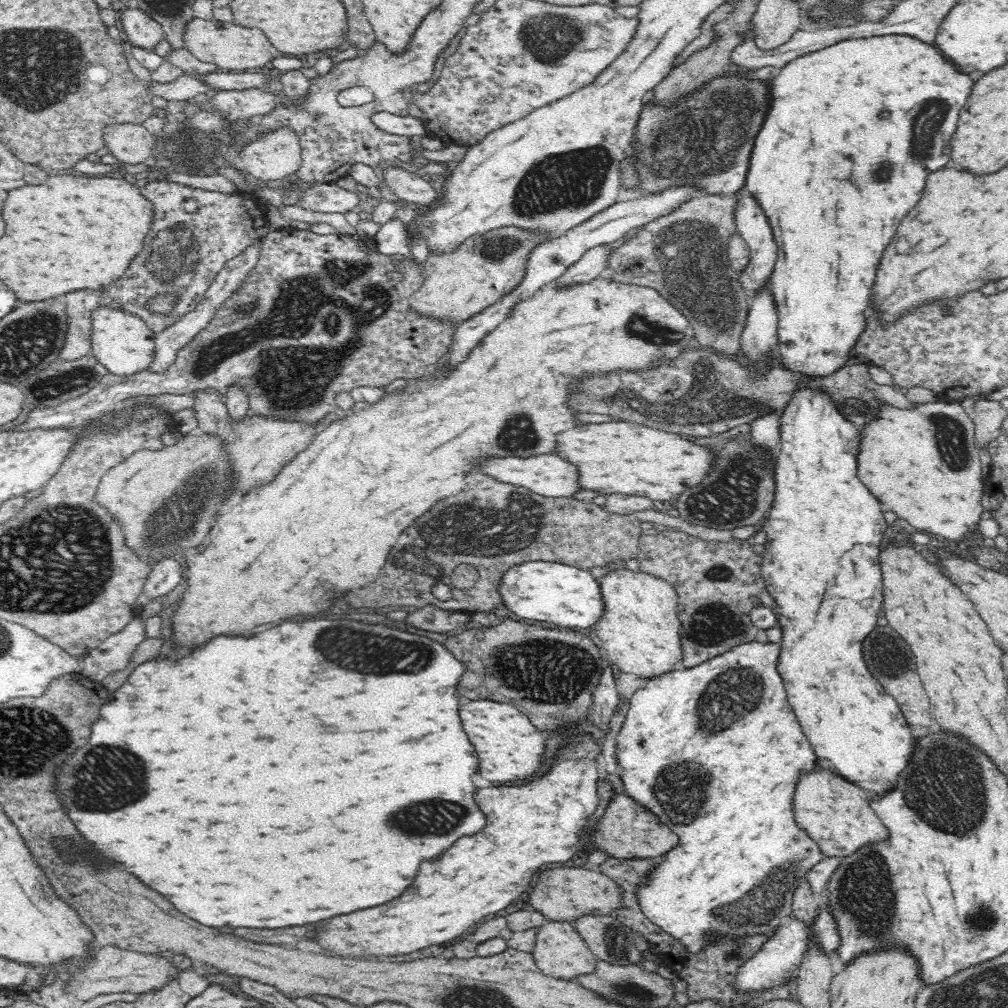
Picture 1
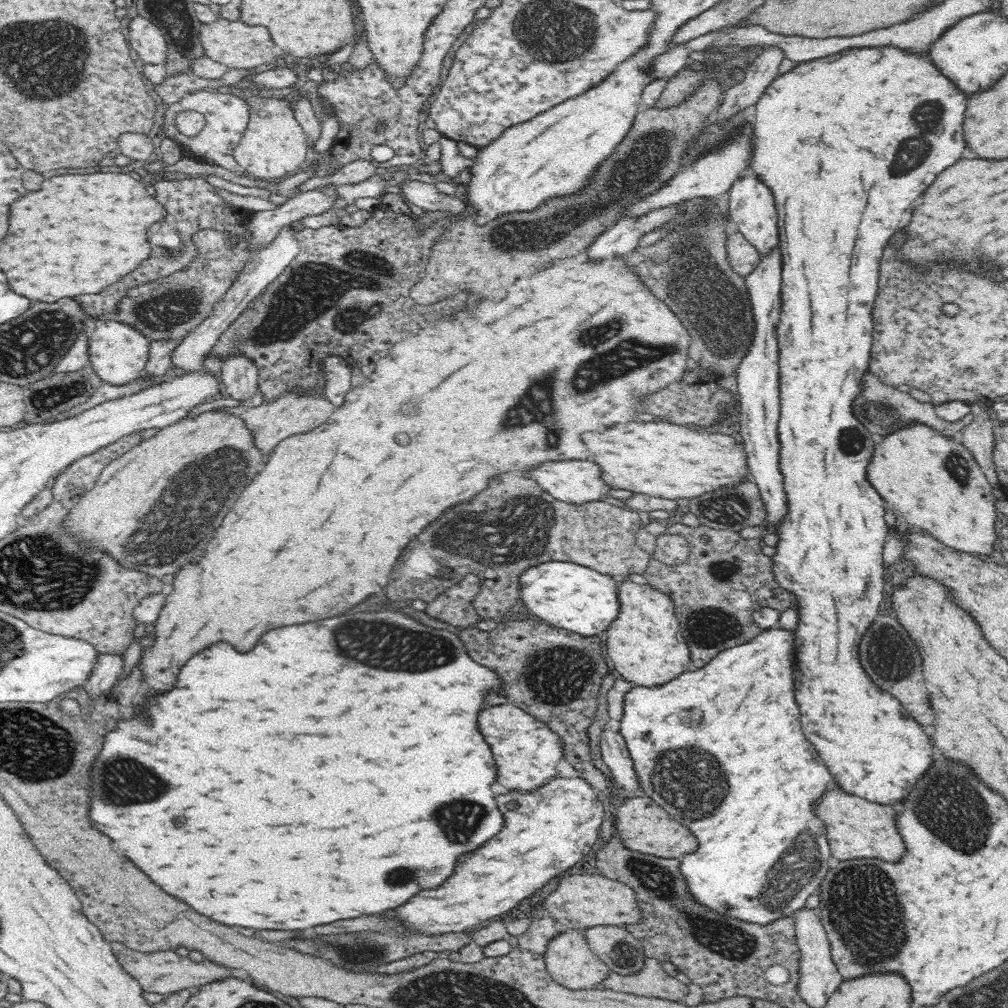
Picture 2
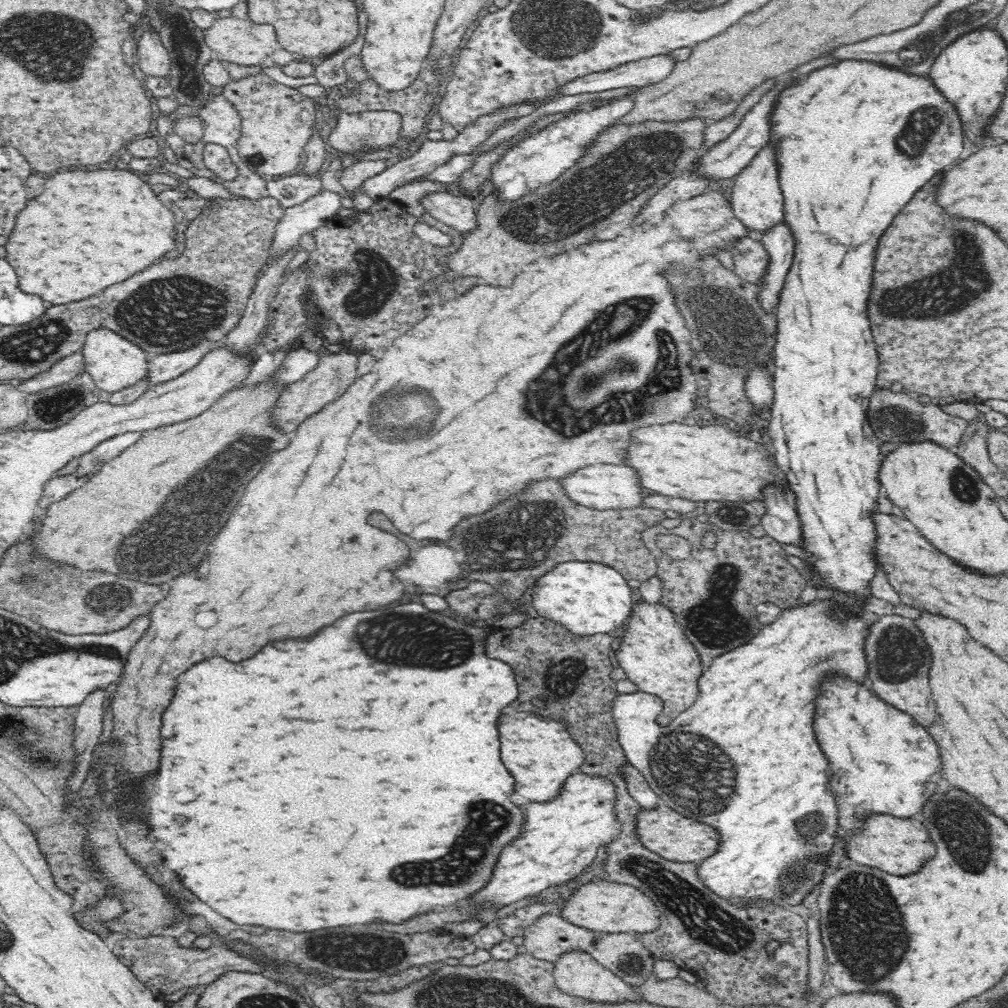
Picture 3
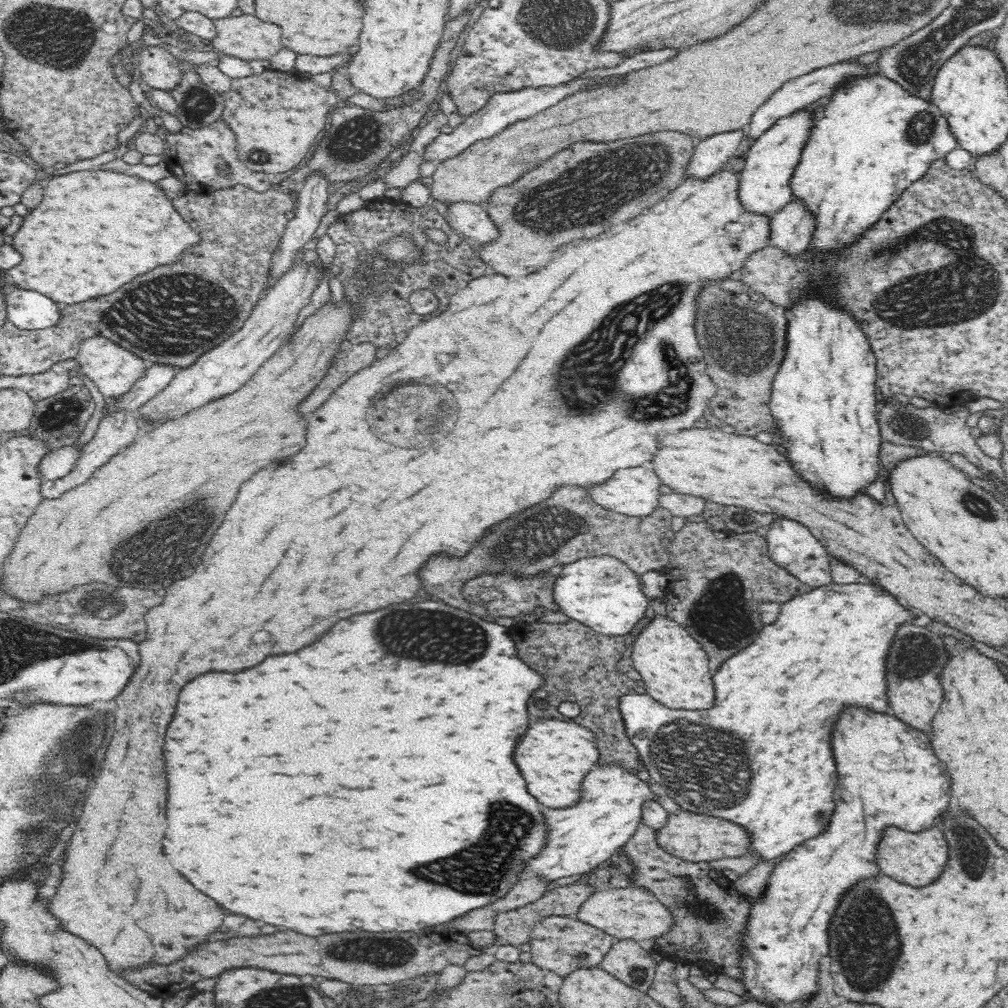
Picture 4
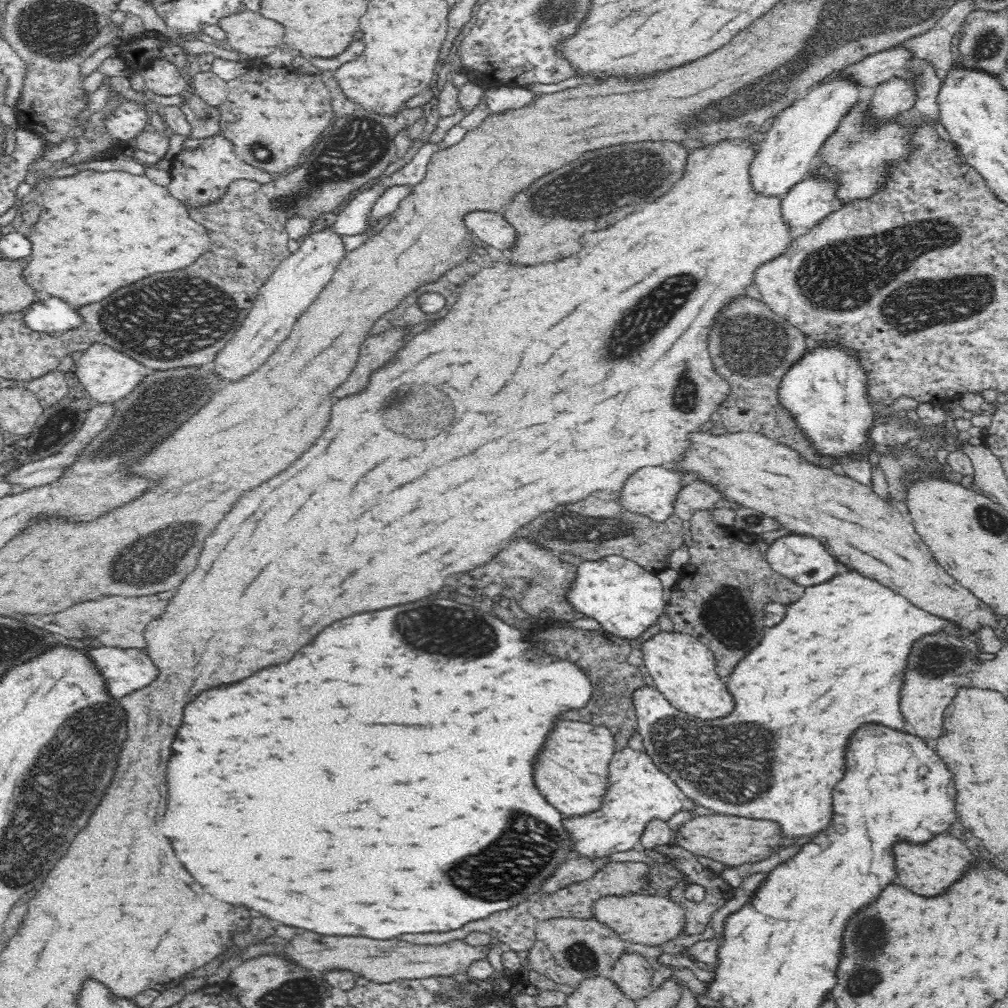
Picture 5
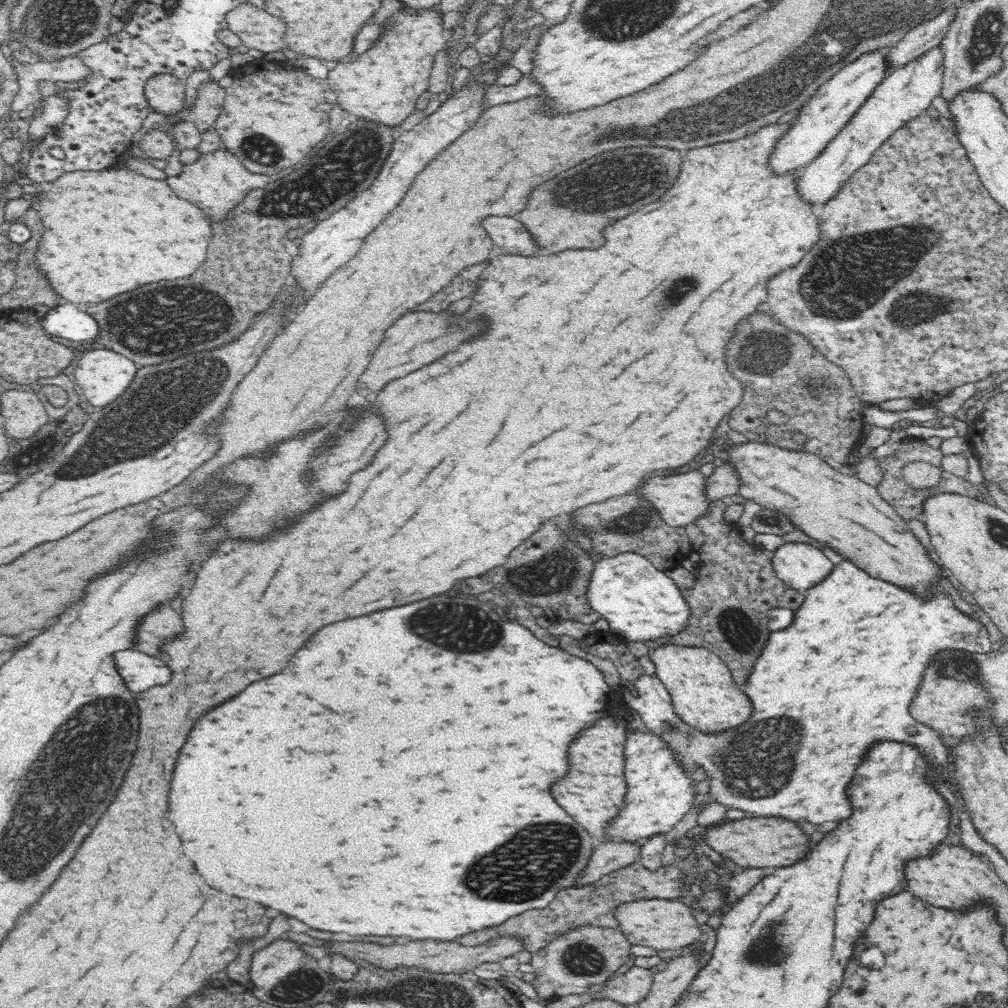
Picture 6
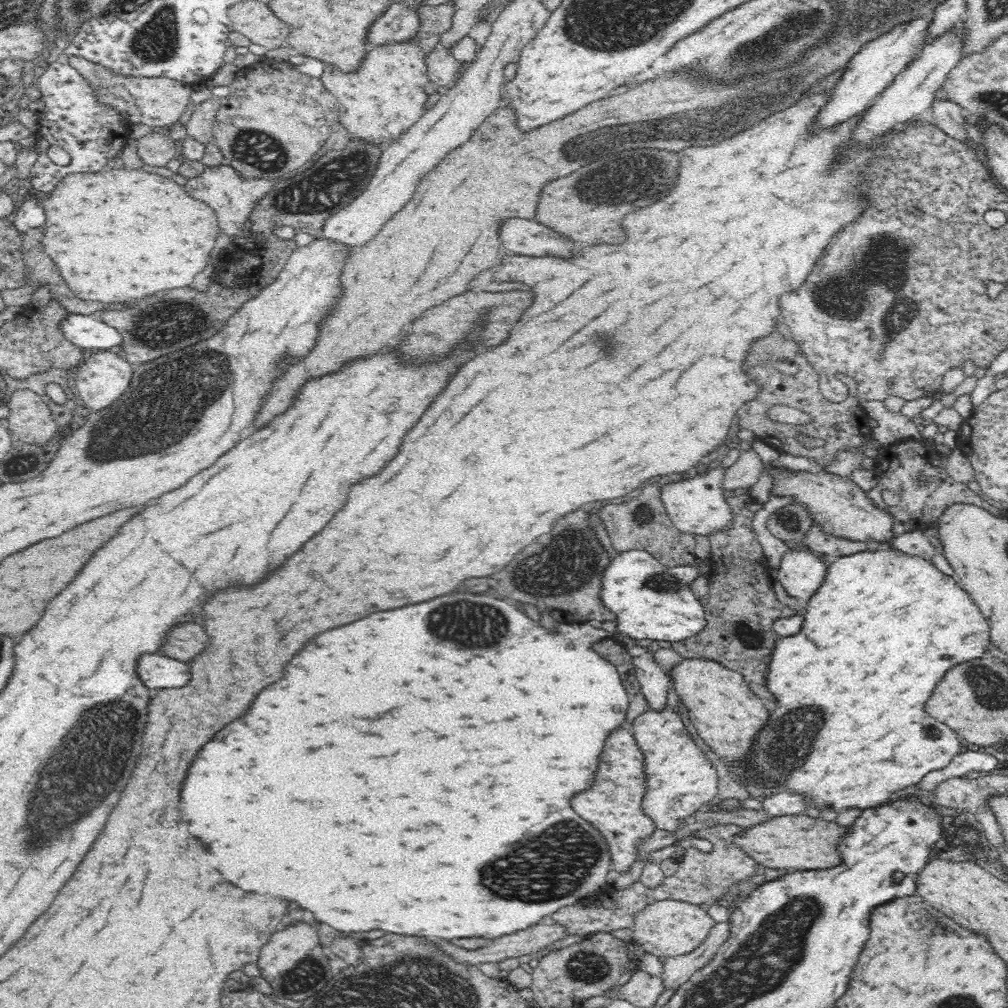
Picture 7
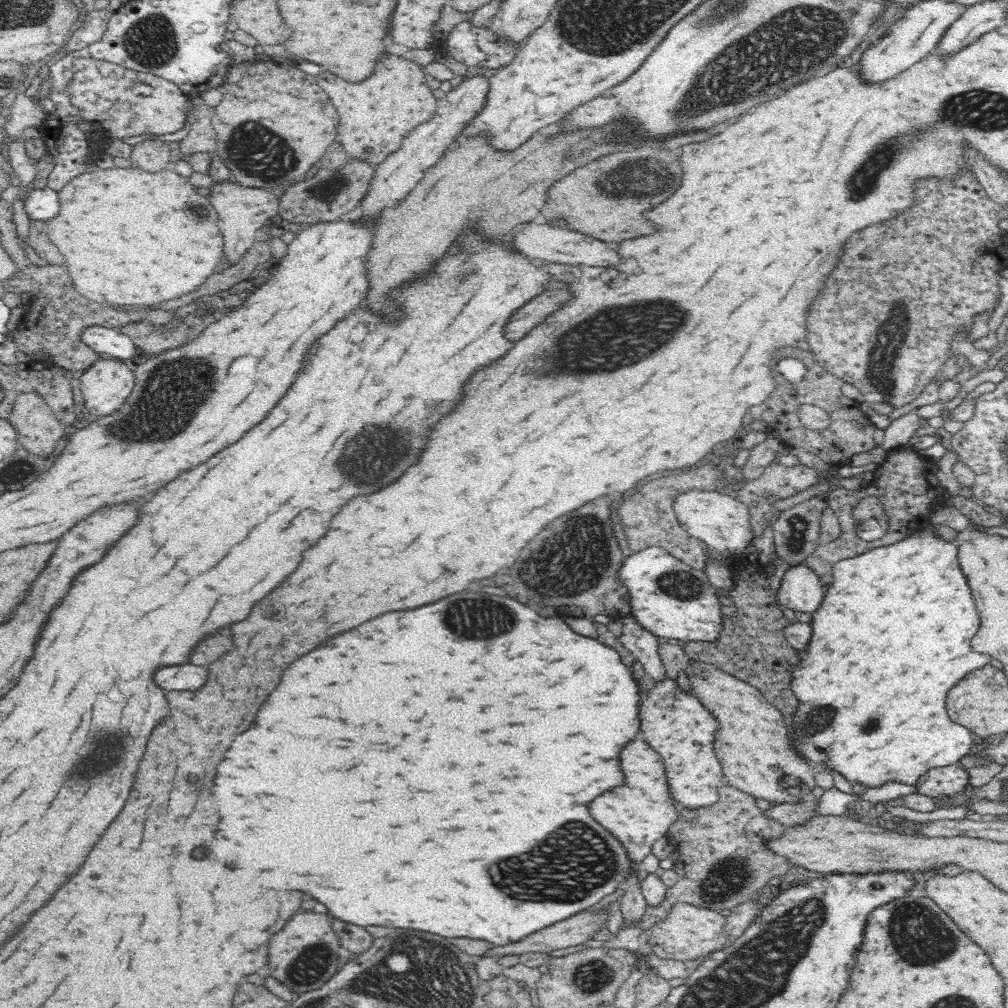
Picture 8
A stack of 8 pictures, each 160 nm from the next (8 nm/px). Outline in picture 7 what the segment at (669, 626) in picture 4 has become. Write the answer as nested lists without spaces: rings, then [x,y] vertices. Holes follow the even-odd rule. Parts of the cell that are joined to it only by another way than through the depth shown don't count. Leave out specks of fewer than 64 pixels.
[[[684,659],[682,664],[674,666],[668,674],[672,678],[671,682],[674,682],[679,699],[688,709],[689,719],[699,737],[726,764],[736,783],[744,788],[753,783],[760,786],[760,782],[768,782],[770,785],[771,779],[755,765],[754,740],[768,724],[771,706],[752,691],[752,687],[740,673],[719,662]]]

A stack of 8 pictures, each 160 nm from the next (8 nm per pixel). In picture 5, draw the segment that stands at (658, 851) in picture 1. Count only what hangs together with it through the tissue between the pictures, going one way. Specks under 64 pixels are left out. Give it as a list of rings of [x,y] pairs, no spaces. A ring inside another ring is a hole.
[[[714,814],[688,820],[676,830],[671,844],[684,847],[694,855],[705,856],[741,869],[774,856],[786,840],[782,829],[778,822]]]

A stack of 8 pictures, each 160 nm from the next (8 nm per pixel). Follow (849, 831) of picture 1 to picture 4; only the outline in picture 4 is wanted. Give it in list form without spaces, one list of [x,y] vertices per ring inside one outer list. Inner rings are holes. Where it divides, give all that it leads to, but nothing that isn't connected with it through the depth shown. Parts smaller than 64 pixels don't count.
[[[892,827],[884,833],[878,851],[879,857],[876,861],[880,862],[884,876],[896,878],[898,882],[904,882],[912,888],[924,888],[936,882],[950,860],[950,844],[946,842],[944,832],[938,828],[914,834]]]

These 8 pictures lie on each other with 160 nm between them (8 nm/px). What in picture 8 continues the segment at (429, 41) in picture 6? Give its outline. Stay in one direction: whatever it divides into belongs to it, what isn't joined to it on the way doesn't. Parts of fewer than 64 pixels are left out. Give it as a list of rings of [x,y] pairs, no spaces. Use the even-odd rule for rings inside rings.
[[[399,53],[388,54],[392,54],[392,58],[387,56],[368,82],[348,84],[330,72],[314,78],[330,96],[332,104],[340,114],[336,142],[348,154],[348,158],[366,164],[382,164],[388,158],[386,154],[400,150],[402,140],[416,126],[432,120],[436,114],[438,99],[434,97],[430,86],[426,85],[423,67],[400,57]]]

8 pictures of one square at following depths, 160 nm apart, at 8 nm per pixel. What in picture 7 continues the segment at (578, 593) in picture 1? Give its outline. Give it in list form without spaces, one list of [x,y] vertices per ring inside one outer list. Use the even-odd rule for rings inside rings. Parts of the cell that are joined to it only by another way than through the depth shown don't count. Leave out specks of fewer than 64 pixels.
[[[633,549],[618,554],[610,562],[610,566],[604,573],[602,580],[602,601],[606,603],[606,608],[616,613],[616,631],[622,635],[642,640],[668,640],[671,643],[680,642],[688,638],[695,637],[706,628],[706,609],[700,597],[692,592],[692,584],[698,578],[698,560],[690,565],[678,565],[675,567],[664,566],[658,562],[650,552],[646,550]]]

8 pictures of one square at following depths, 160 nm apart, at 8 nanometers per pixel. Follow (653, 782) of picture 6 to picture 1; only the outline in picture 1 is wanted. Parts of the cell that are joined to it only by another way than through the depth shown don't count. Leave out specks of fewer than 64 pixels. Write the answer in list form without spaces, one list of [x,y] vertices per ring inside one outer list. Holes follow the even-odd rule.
[[[583,732],[572,734],[568,742],[556,752],[556,758],[550,770],[538,780],[524,786],[500,786],[500,788],[482,788],[476,794],[482,810],[488,814],[488,830],[478,834],[476,838],[464,838],[440,858],[440,862],[428,862],[428,866],[420,866],[420,874],[414,884],[400,896],[396,902],[388,902],[382,908],[376,906],[372,910],[362,910],[356,914],[334,918],[326,924],[326,930],[318,936],[318,942],[326,948],[332,948],[340,954],[398,954],[405,955],[414,950],[431,948],[433,944],[442,944],[465,935],[474,924],[482,922],[488,914],[496,914],[508,904],[518,900],[534,882],[536,874],[542,872],[550,864],[564,864],[572,860],[572,856],[584,848],[586,828],[590,824],[592,814],[598,808],[598,770],[596,757],[600,754],[600,746],[592,734]]]

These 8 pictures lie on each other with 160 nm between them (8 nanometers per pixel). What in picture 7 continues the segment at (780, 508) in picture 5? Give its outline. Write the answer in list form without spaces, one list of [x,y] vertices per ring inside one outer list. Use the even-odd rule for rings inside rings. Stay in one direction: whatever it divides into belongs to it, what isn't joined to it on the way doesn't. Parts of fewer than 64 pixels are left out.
[[[774,464],[768,468],[768,472],[774,478],[774,489],[771,494],[796,497],[795,502],[806,505],[814,517],[814,522],[822,523],[828,533],[856,541],[886,543],[892,540],[891,518],[885,512],[878,510],[871,499],[866,498],[866,492],[862,492],[847,477],[828,474],[817,467],[812,468],[809,472],[802,471],[798,474],[782,471],[776,477],[776,472],[780,472],[780,468]]]

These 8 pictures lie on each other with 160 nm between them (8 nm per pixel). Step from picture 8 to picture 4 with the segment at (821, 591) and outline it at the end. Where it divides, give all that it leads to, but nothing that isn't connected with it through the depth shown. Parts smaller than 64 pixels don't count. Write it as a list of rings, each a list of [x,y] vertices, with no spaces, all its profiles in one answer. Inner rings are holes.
[[[777,518],[770,524],[766,534],[769,558],[782,570],[796,577],[810,588],[816,588],[832,582],[832,557],[824,543],[811,533],[811,530],[793,520]]]

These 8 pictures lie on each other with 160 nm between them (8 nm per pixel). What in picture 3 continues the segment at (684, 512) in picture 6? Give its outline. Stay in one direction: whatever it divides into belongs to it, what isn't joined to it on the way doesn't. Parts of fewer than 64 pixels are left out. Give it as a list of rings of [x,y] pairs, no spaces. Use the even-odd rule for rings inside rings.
[[[592,466],[580,474],[572,474],[564,482],[568,496],[582,506],[596,512],[602,510],[630,510],[643,507],[644,488],[642,478],[632,466]]]

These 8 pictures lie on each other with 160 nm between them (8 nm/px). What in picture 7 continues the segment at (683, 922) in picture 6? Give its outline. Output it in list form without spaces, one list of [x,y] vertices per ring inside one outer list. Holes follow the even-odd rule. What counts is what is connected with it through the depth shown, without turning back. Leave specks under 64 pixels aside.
[[[664,900],[650,904],[636,914],[632,936],[647,953],[654,954],[659,959],[679,957],[696,950],[708,938],[715,924],[708,911],[702,910],[698,905],[679,900]]]

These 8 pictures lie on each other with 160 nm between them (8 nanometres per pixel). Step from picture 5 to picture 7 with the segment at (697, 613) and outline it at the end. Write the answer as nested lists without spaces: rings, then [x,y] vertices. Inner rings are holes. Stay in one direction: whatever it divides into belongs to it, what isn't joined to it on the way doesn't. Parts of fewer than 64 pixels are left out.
[[[746,496],[728,497],[727,501],[734,514],[732,529],[709,537],[714,576],[709,579],[708,598],[700,598],[706,609],[706,628],[695,637],[673,642],[671,647],[685,659],[712,660],[740,673],[752,691],[772,707],[778,699],[768,689],[768,670],[771,669],[776,642],[781,637],[773,629],[773,622],[780,618],[790,618],[796,611],[776,598],[772,578],[768,576],[770,569],[766,557],[752,529],[756,512],[746,507],[747,500]]]

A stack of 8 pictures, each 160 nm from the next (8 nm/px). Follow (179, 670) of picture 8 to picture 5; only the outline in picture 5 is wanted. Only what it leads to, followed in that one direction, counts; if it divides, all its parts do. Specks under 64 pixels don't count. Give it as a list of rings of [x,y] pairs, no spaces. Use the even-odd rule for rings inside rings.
[[[104,645],[91,650],[116,698],[150,686],[160,674],[147,650],[122,650]]]

